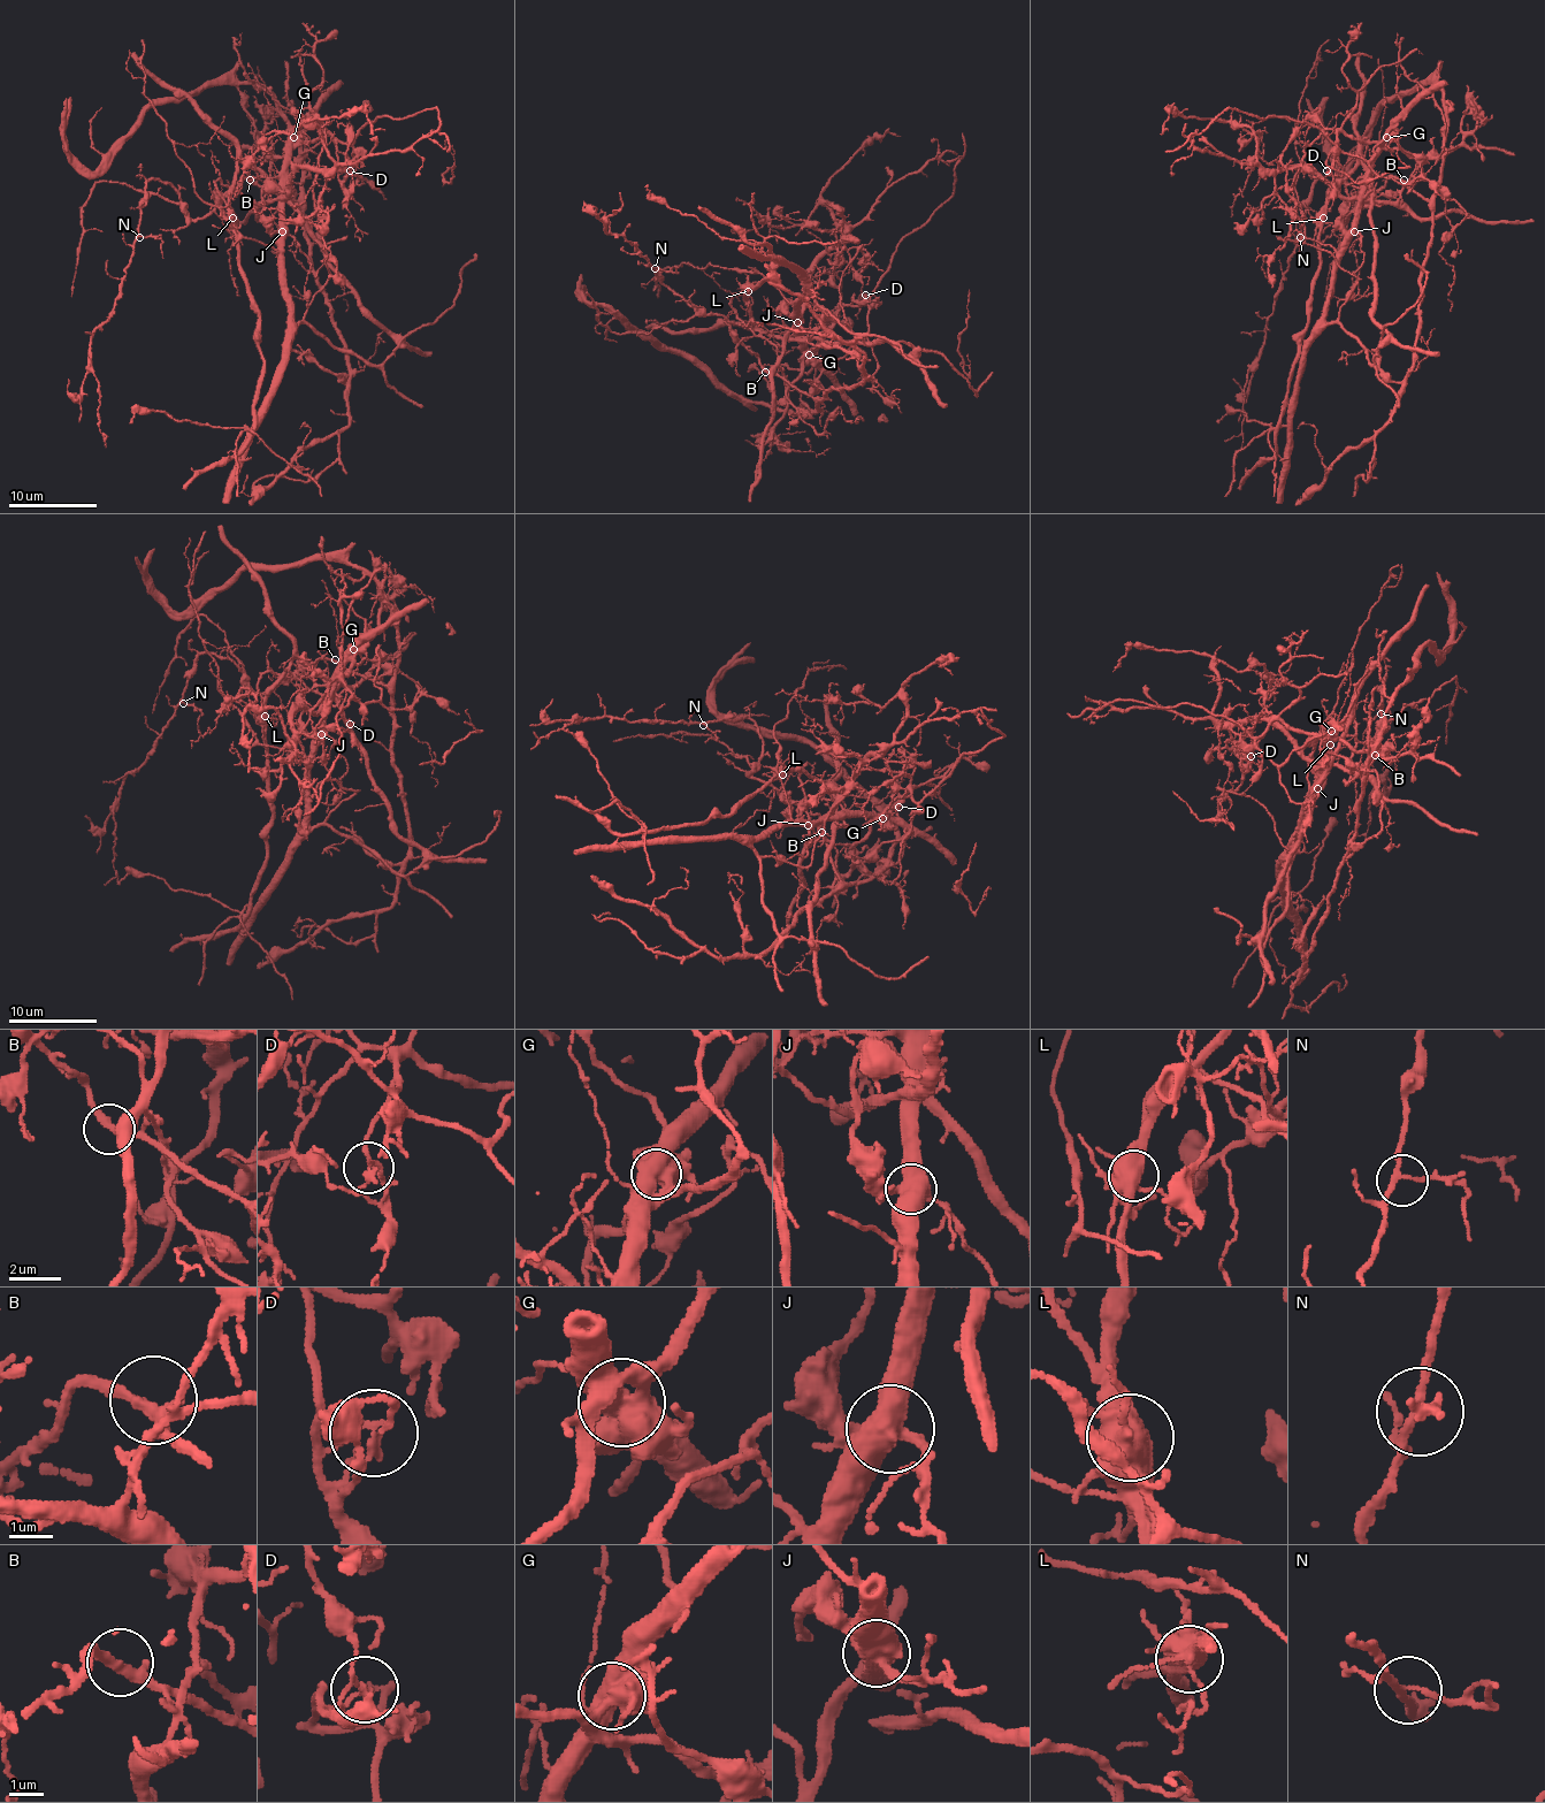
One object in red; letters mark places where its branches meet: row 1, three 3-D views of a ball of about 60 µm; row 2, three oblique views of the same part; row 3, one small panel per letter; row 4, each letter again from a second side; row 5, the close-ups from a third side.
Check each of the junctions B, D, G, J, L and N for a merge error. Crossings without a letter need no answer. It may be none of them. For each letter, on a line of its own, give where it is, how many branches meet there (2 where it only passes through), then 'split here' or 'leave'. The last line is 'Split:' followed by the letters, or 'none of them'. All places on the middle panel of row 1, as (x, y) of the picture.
B: place (765, 372); branches 2; leave
D: place (865, 295); branches 2; split here
G: place (809, 354); branches 2; split here
J: place (797, 322); branches 4; split here
L: place (748, 291); branches 6; split here
N: place (655, 268); branches 3; leave
Split: D, G, J, L

